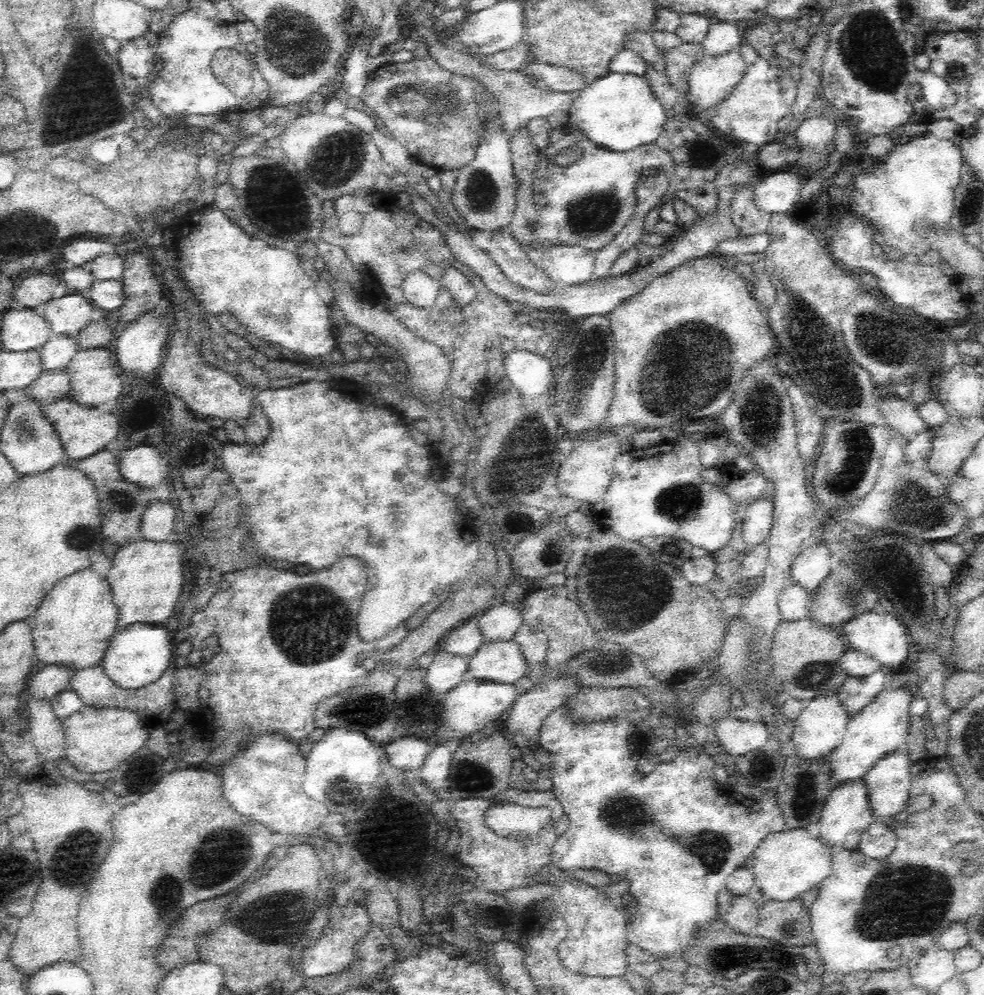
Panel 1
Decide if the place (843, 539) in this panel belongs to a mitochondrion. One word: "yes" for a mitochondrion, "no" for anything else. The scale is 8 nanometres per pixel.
no

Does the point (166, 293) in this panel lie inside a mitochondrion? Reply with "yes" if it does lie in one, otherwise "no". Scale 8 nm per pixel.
no

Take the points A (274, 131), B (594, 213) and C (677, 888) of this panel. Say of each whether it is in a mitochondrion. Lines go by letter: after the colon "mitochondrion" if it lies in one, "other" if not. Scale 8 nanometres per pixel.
A: other
B: mitochondrion
C: other

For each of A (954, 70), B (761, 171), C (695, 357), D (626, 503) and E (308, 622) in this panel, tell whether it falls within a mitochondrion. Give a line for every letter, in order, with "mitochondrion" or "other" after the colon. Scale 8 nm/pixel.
A: mitochondrion
B: other
C: mitochondrion
D: other
E: mitochondrion

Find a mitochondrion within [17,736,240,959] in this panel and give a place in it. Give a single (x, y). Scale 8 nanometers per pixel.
(72, 860)

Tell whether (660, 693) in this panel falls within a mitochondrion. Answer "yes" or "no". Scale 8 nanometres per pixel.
no

